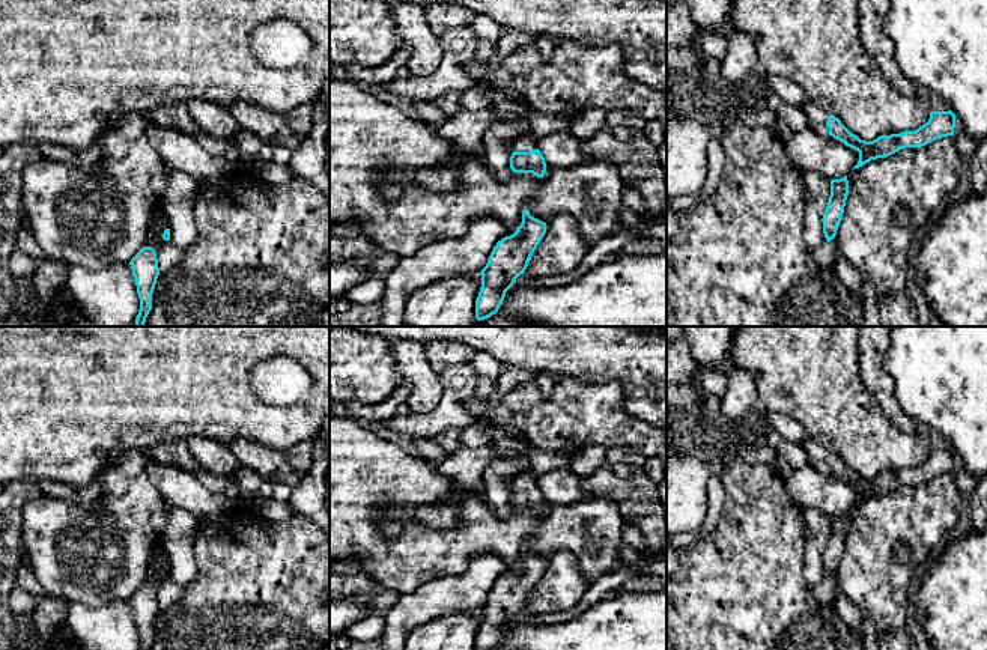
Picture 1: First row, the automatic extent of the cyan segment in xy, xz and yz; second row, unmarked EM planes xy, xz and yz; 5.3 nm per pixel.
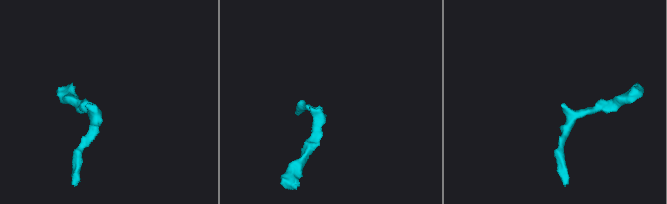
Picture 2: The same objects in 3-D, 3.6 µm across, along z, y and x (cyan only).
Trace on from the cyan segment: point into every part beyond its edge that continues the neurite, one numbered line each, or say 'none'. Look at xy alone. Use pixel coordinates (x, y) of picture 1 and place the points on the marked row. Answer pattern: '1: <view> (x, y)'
none

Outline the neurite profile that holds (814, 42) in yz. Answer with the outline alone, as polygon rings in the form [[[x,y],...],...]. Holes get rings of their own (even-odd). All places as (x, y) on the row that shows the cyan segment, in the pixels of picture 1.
[[[734,0],[731,24],[757,39],[763,74],[793,80],[809,101],[838,117],[861,140],[873,141],[880,135],[915,131],[930,119],[928,102],[924,98],[927,92],[921,89],[919,98],[904,96],[886,81],[862,44],[858,6],[858,0]]]

